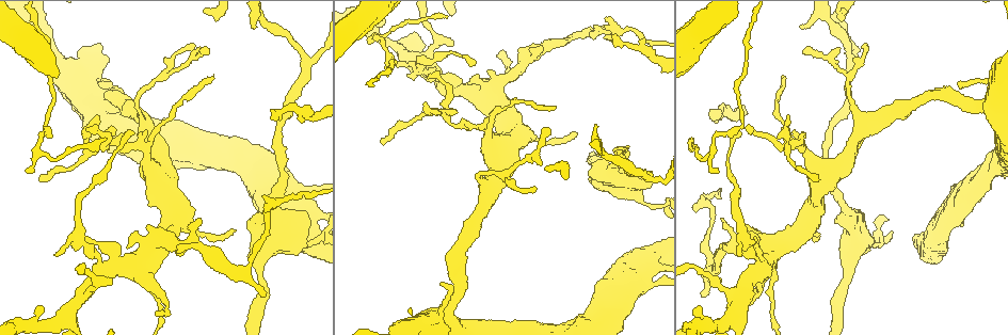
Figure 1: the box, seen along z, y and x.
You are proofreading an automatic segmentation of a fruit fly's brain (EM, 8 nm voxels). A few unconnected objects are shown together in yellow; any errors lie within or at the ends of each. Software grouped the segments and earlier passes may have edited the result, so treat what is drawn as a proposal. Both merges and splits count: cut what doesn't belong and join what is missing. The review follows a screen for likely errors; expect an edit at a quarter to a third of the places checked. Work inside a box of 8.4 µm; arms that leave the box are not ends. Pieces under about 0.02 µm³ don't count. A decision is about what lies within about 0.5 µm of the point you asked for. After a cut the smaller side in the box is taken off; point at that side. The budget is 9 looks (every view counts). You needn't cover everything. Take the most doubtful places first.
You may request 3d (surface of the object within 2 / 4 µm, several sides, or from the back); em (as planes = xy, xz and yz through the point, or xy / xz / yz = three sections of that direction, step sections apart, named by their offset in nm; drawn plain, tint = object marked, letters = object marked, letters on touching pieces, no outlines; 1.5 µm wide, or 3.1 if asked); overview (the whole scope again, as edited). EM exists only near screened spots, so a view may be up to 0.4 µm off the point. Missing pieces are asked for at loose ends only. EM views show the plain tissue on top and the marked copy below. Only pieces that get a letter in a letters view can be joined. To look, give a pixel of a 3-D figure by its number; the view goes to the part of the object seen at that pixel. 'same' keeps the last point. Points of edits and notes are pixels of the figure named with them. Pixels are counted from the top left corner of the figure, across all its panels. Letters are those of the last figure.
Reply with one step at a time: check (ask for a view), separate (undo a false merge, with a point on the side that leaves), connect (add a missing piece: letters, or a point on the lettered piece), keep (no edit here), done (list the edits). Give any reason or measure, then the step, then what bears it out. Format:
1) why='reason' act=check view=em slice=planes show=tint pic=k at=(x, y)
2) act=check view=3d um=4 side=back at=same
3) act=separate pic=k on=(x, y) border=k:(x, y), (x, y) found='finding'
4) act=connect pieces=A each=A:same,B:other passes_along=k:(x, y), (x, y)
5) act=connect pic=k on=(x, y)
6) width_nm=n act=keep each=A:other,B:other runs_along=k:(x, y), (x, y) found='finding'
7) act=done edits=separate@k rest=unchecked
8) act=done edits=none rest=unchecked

why='narrows sharply' act=check view=em slice=xz step=4 show=letters pic=1 at=(448, 122)

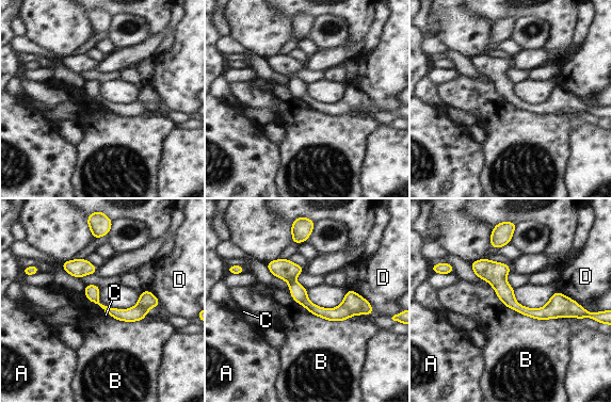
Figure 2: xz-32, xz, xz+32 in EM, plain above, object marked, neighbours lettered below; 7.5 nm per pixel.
act=keep each=A:other,B:other,C:other,D:other border=2:(491, 285), (508, 307), (555, 319) found='all the same cell'

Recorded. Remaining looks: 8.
why='tapers out' act=check view=3d um=2 pic=1 at=(264, 295)

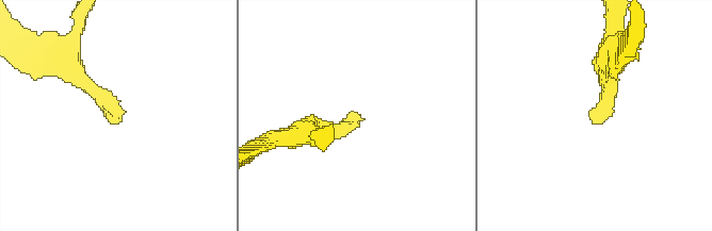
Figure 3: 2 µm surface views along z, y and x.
act=check view=em slice=planes show=letters pic=3 at=(114, 124)

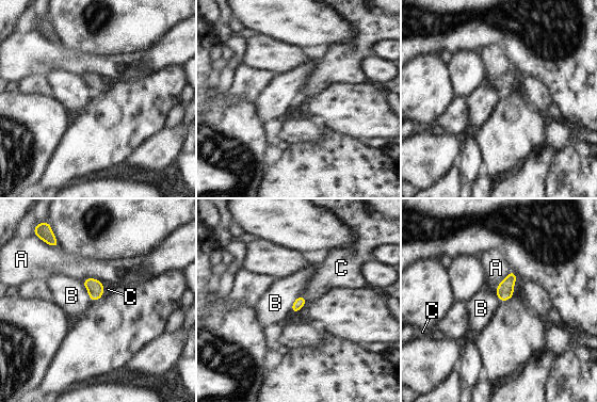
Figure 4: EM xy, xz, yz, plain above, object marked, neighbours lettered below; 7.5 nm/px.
width_nm=80 act=connect pieces=C each=A:other,B:other,C:same passes_along=4:(95, 288), (101, 291), (108, 289) found='the cell continues'

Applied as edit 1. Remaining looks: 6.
why='three arms meet' act=check view=3d um=4 side=back pic=1 at=(443, 86)

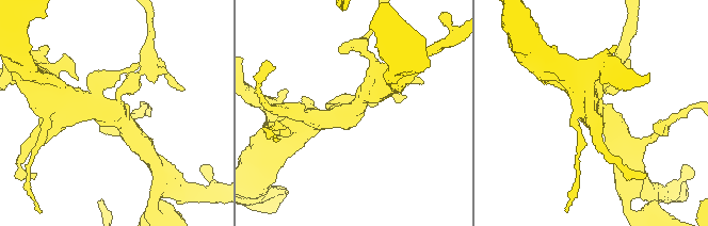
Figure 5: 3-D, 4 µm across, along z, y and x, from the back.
act=check view=em slice=planes show=tint pic=5 at=(117, 107)

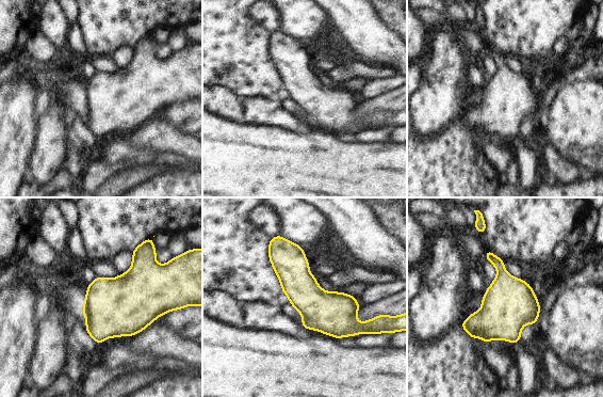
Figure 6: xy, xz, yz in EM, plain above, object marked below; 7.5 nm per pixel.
act=check view=em slice=planes show=letters at=same

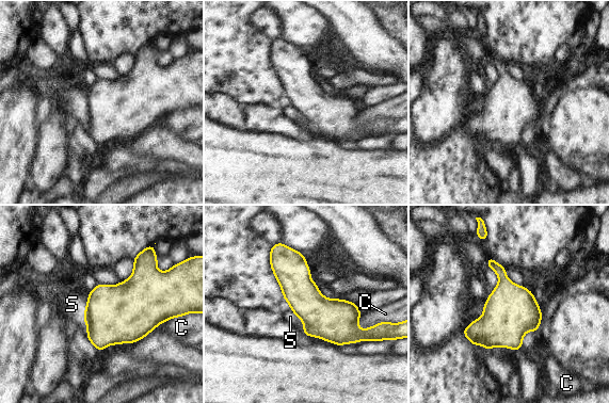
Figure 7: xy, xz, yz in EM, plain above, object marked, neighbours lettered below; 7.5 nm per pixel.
act=keep each=C:other,S:other border=7:(87, 299), (84, 310), (86, 334) found='all the same cell'

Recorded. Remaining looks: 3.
why='sudden change in width' act=check view=3d um=2 pic=1 at=(384, 68)

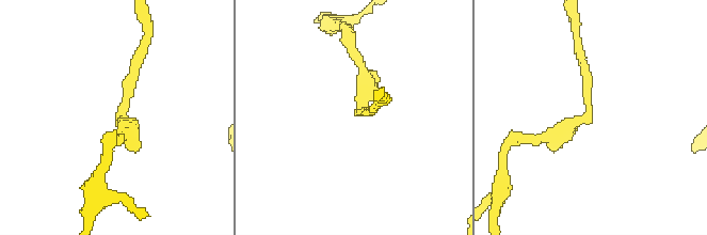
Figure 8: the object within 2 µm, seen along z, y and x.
why='now the EM' act=check view=em slice=xz step=8 show=letters pic=8 at=(126, 98)

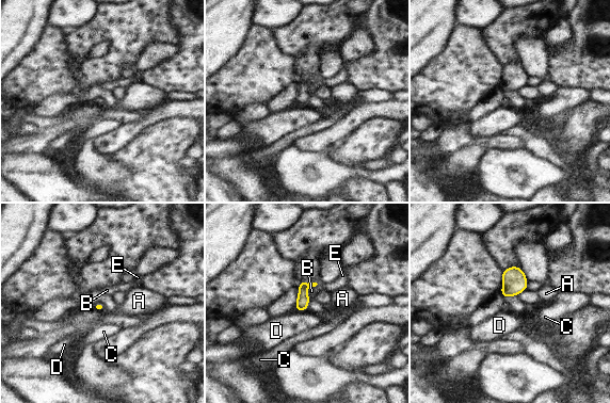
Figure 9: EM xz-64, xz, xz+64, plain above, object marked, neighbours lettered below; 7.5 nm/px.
act=check view=em slice=planes show=letters at=same

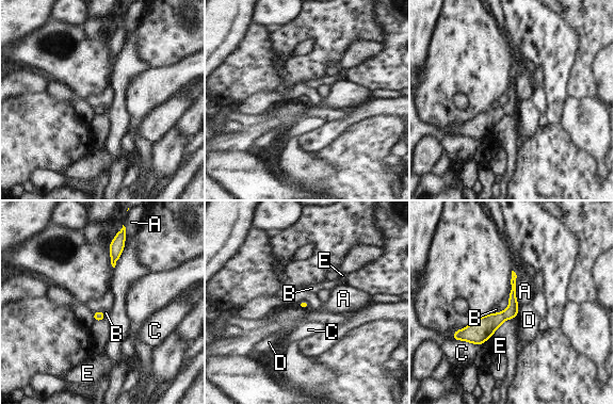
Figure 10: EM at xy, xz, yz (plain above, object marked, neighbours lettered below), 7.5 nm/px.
width_nm=30 act=keep each=A:other,B:other,C:other,D:other,E:other border=10:(515, 283), (515, 299), (518, 308) found='one cell here'

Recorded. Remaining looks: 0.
act=done edits=connect@4 rest=unchecked

